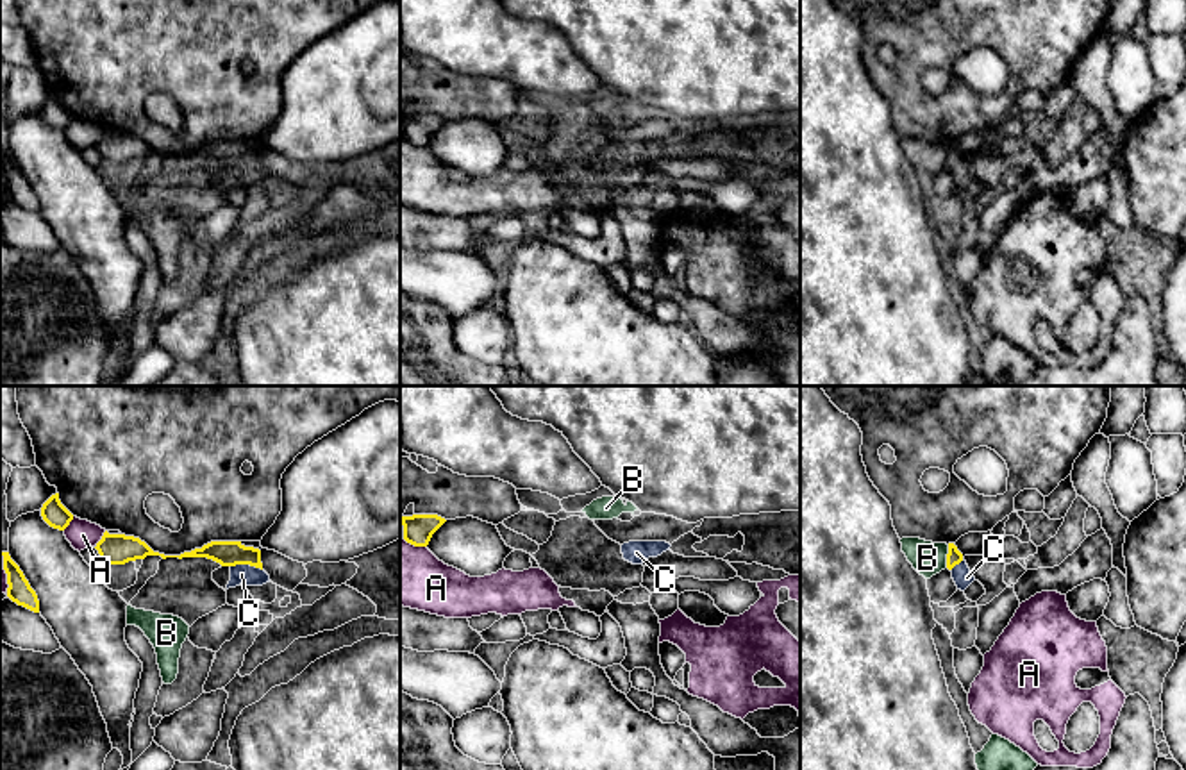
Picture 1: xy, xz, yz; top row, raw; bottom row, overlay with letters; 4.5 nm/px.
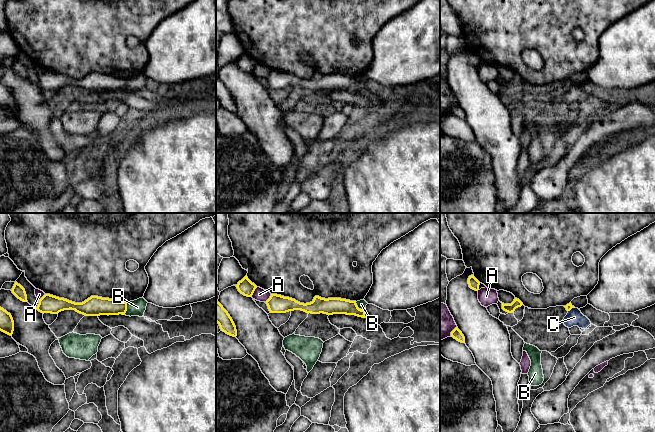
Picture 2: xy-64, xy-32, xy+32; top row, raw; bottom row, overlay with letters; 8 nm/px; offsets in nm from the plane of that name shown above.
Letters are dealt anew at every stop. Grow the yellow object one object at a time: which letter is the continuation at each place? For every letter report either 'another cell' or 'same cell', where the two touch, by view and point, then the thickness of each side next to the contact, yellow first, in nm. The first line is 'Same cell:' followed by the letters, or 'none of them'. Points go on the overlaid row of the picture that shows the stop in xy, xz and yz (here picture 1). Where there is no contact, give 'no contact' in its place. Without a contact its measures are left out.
Same cell: C
A: another cell | xy (100, 540) | 140/130 nm
B: another cell | yz (947, 556) | 70/150 nm
C: same cell | xy (247, 563) | 110/100 nm

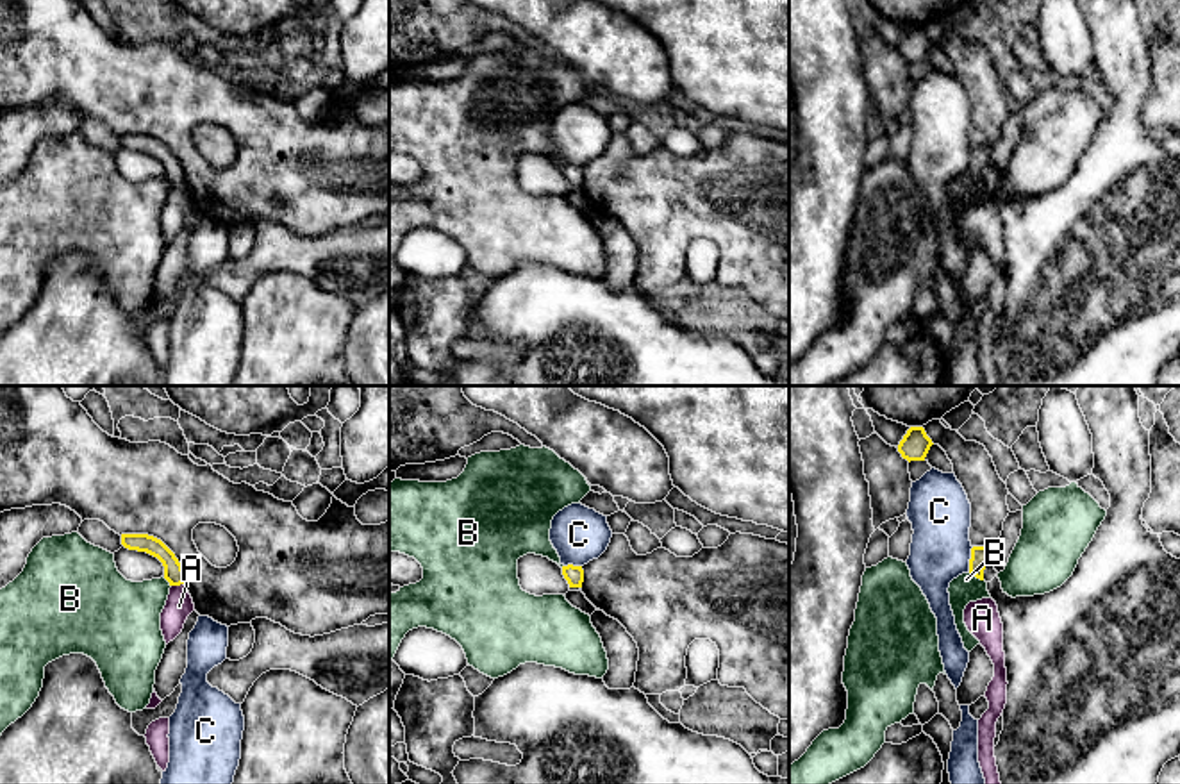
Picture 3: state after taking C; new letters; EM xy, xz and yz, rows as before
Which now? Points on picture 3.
Same cell: none of them
A: another cell | xy (177, 584) | 90/120 nm
B: another cell | yz (975, 575) | 80/130 nm
C: another cell | yz (970, 559) | 80/280 nm

